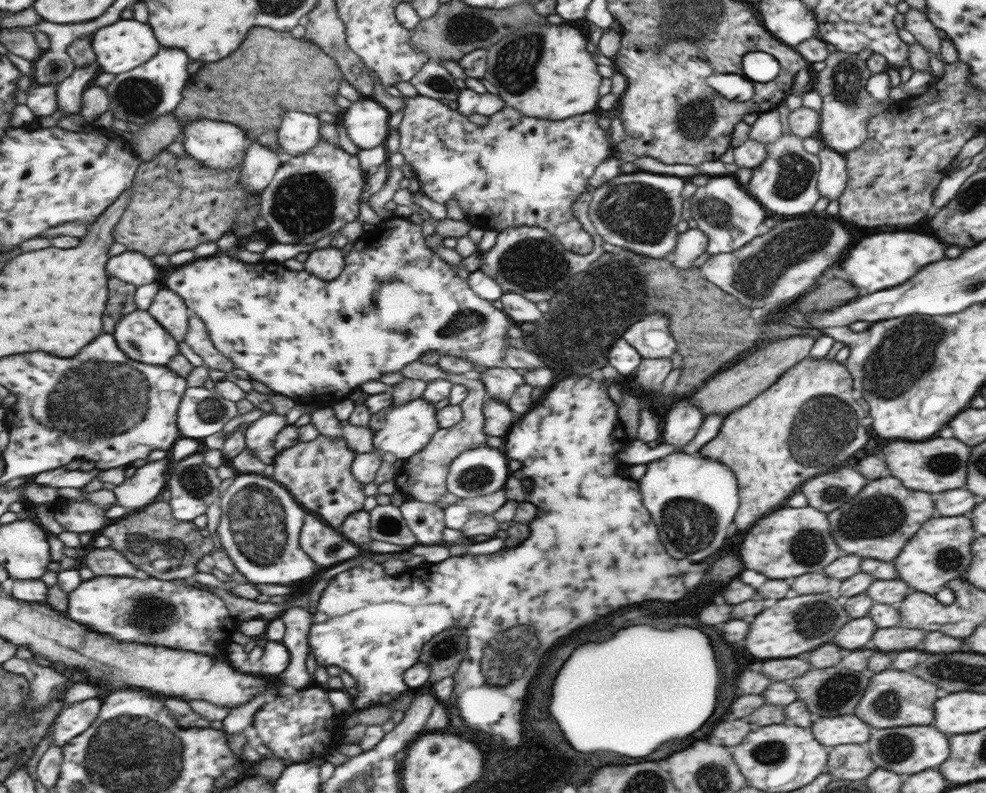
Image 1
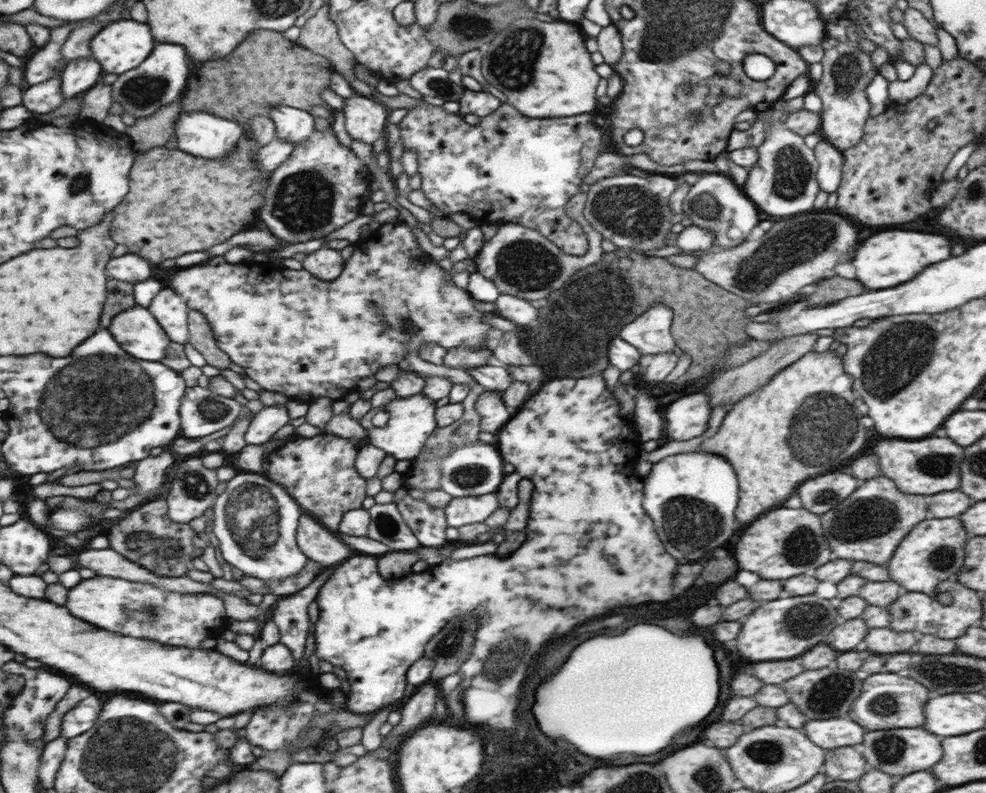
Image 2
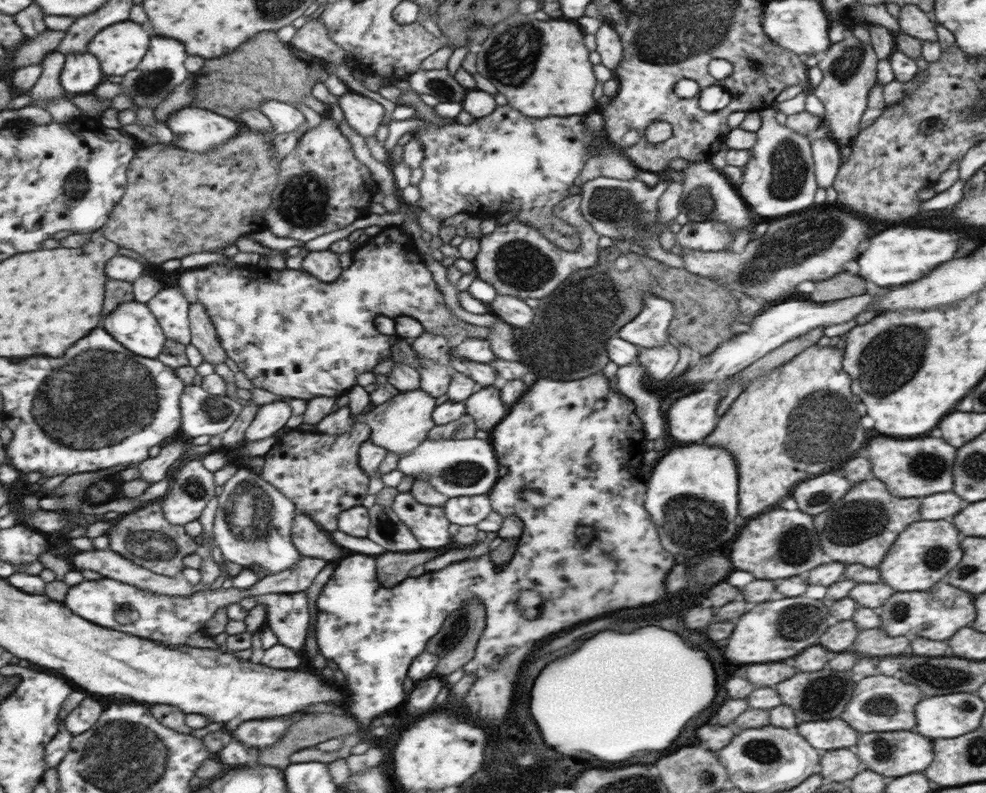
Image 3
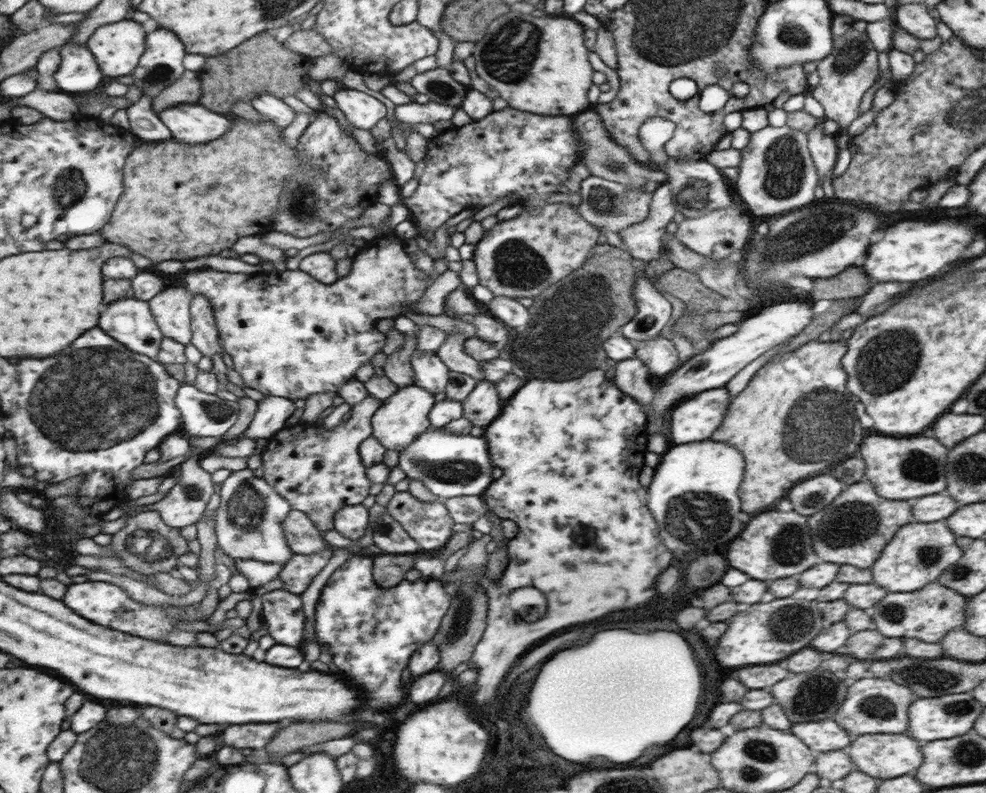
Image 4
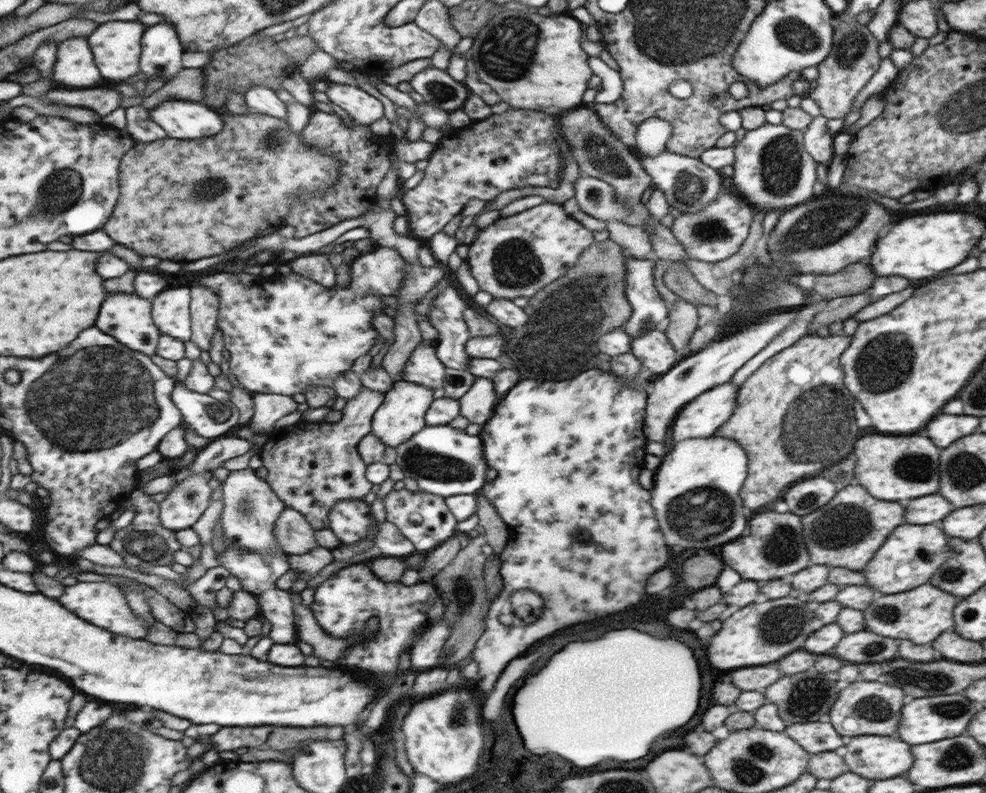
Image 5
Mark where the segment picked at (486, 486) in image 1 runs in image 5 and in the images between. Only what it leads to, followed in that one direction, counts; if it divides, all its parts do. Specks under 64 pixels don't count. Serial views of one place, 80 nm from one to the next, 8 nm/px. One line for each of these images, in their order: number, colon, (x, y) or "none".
2: (474, 469)
3: (456, 467)
4: (448, 465)
5: (445, 461)

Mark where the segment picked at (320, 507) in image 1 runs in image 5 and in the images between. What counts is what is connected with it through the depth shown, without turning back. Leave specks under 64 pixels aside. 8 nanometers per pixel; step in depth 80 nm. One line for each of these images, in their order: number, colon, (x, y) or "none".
2: (321, 473)
3: (321, 473)
4: (318, 470)
5: (311, 466)

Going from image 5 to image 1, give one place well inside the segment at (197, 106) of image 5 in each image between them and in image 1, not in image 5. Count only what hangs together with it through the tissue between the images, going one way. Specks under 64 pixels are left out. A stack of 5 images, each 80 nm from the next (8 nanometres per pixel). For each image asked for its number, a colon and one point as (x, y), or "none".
1: (218, 144)
2: (209, 136)
3: (201, 130)
4: (193, 124)

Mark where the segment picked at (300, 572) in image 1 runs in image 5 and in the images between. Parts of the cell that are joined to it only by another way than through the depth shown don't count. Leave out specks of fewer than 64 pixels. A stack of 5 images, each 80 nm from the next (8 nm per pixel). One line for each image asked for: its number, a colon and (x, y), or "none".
2: (256, 521)
3: (254, 522)
4: (249, 523)
5: (251, 509)

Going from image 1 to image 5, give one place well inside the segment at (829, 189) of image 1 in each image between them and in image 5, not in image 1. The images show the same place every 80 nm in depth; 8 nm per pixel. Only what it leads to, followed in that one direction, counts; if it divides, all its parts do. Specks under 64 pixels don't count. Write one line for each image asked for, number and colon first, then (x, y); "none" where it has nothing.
2: (829, 159)
3: (827, 159)
4: (823, 149)
5: (817, 139)

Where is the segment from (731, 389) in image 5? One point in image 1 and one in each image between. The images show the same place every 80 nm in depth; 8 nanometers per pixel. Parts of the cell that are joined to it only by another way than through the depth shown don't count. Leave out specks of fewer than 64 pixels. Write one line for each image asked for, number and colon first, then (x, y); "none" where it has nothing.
1: (682, 421)
2: (686, 418)
3: (690, 419)
4: (694, 419)

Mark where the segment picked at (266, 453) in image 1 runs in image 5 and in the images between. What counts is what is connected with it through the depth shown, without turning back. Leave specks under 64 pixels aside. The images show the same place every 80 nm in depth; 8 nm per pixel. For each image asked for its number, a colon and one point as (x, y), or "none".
2: (271, 421)
3: (270, 420)
4: (273, 411)
5: (269, 408)

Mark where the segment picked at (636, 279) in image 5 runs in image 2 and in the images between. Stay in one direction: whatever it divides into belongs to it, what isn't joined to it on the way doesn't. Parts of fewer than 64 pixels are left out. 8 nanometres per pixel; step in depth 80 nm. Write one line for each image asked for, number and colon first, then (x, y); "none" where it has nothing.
2: (651, 332)
3: (649, 329)
4: (653, 311)

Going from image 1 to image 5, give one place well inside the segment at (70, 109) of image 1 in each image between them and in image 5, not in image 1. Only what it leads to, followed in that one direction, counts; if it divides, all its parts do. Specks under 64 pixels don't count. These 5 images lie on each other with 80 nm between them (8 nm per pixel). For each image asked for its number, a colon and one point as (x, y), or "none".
2: (82, 75)
3: (82, 73)
4: (79, 72)
5: (76, 68)

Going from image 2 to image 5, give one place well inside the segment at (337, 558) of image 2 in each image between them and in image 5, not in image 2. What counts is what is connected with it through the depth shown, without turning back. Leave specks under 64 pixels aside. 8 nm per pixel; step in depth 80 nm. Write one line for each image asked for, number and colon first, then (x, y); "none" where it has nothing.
3: (311, 540)
4: (304, 537)
5: (295, 534)

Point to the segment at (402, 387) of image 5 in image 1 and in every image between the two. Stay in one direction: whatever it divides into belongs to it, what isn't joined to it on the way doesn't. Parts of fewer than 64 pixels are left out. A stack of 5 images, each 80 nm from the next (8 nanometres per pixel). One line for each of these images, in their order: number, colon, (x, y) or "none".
1: (407, 428)
2: (410, 423)
3: (406, 419)
4: (402, 418)

